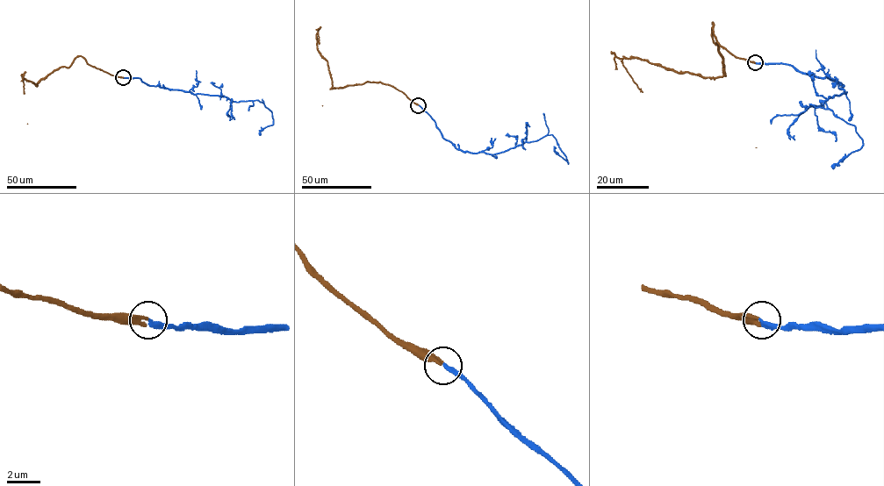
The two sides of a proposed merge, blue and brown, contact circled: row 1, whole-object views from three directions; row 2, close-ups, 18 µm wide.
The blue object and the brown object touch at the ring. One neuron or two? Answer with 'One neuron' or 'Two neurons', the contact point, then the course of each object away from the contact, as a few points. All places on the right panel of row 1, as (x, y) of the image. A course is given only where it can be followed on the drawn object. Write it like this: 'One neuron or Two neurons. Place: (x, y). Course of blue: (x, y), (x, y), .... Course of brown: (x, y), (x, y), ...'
One neuron. Place: (755, 62). Course of blue: (755, 62), (783, 63), (843, 85), (846, 92), (822, 107), (809, 103), (852, 125), (862, 140), (832, 168). Course of brown: (754, 62), (722, 46), (713, 23), (722, 76), (623, 58), (643, 92)

